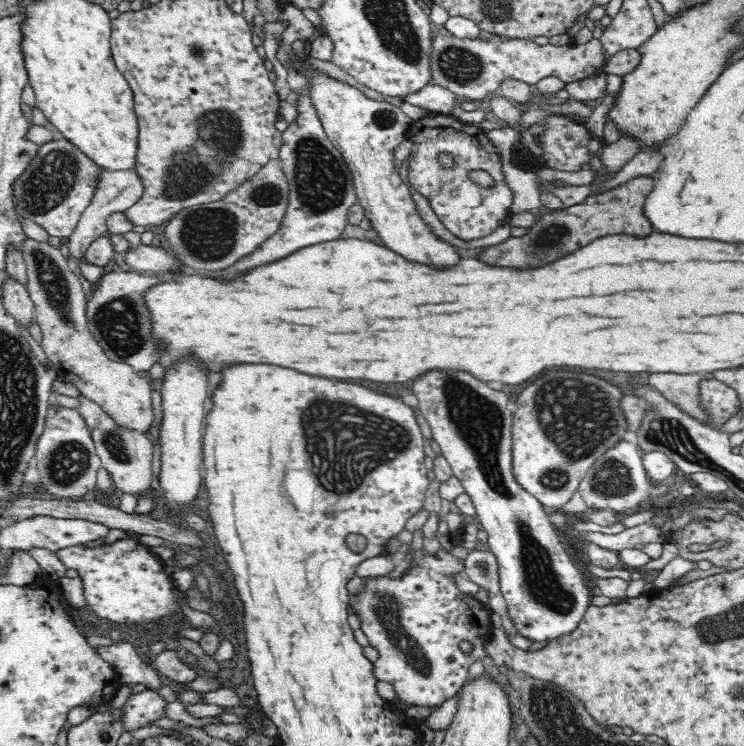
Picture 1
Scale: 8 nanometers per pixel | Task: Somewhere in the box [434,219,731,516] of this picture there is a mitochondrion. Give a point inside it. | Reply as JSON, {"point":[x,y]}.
{"point":[577,416]}

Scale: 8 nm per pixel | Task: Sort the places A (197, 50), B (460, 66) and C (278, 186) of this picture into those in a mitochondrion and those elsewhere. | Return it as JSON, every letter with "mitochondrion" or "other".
{"A":"mitochondrion","B":"mitochondrion","C":"mitochondrion"}

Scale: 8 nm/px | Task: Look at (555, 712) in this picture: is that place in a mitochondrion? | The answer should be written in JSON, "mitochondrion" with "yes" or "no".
{"mitochondrion":"yes"}

